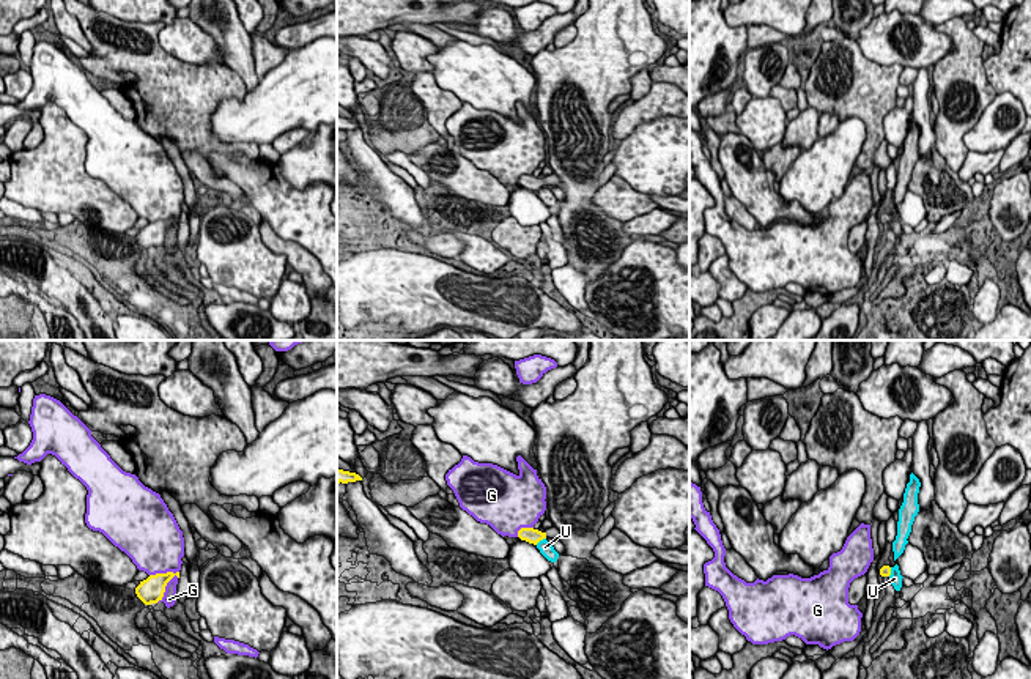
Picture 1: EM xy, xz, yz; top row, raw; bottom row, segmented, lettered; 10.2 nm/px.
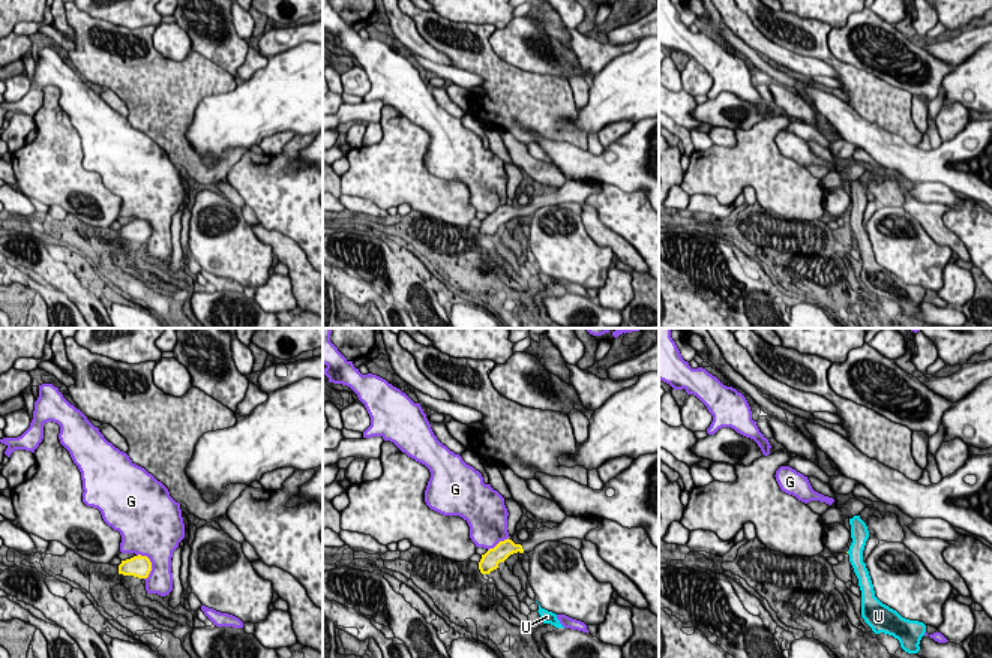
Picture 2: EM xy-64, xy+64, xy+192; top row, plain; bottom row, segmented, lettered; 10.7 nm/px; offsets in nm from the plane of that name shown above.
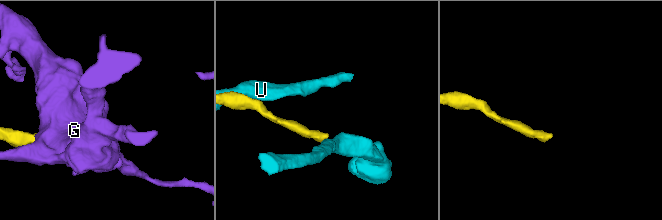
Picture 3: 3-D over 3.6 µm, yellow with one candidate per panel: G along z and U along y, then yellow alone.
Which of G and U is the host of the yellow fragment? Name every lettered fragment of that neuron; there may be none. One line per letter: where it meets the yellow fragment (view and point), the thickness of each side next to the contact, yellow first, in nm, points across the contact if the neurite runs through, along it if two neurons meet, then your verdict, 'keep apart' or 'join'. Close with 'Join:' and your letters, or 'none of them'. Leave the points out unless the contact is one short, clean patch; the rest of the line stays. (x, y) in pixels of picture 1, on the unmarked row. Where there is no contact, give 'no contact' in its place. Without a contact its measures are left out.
G: meets yellow in xy at (166, 232); 260 nm thick on the yellow side, 140 nm on the other; keep apart
U: meets yellow in xz at (540, 186); 160 nm thick on the yellow side, 140 nm on the other; keep apart
Join: none of them

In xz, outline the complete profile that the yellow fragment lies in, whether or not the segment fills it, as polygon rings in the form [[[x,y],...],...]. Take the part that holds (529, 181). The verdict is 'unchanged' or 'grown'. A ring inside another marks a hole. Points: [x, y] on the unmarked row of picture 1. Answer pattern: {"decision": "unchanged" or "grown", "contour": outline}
{"decision": "grown", "contour": [[[521,175],[518,178],[518,184],[521,187],[526,187],[529,191],[534,191],[537,192],[540,187],[549,184],[549,186],[560,186],[560,178],[557,175],[549,175],[546,176],[545,180],[538,178],[538,176],[534,176],[534,175]]]}

